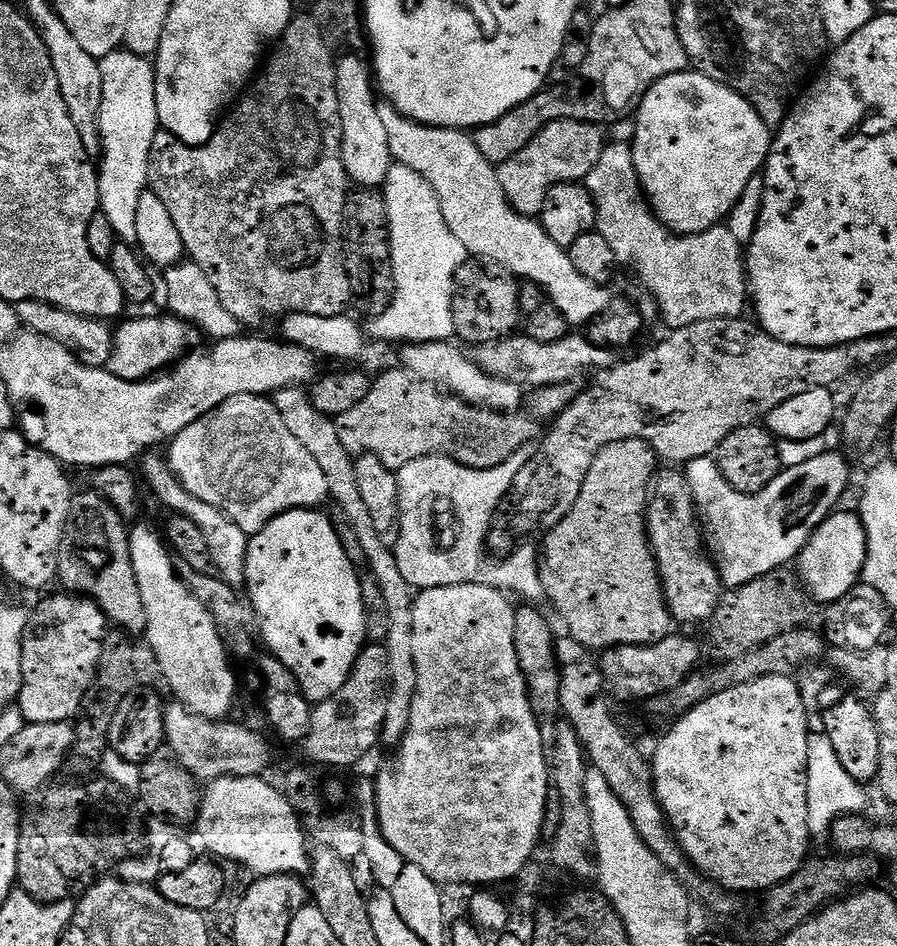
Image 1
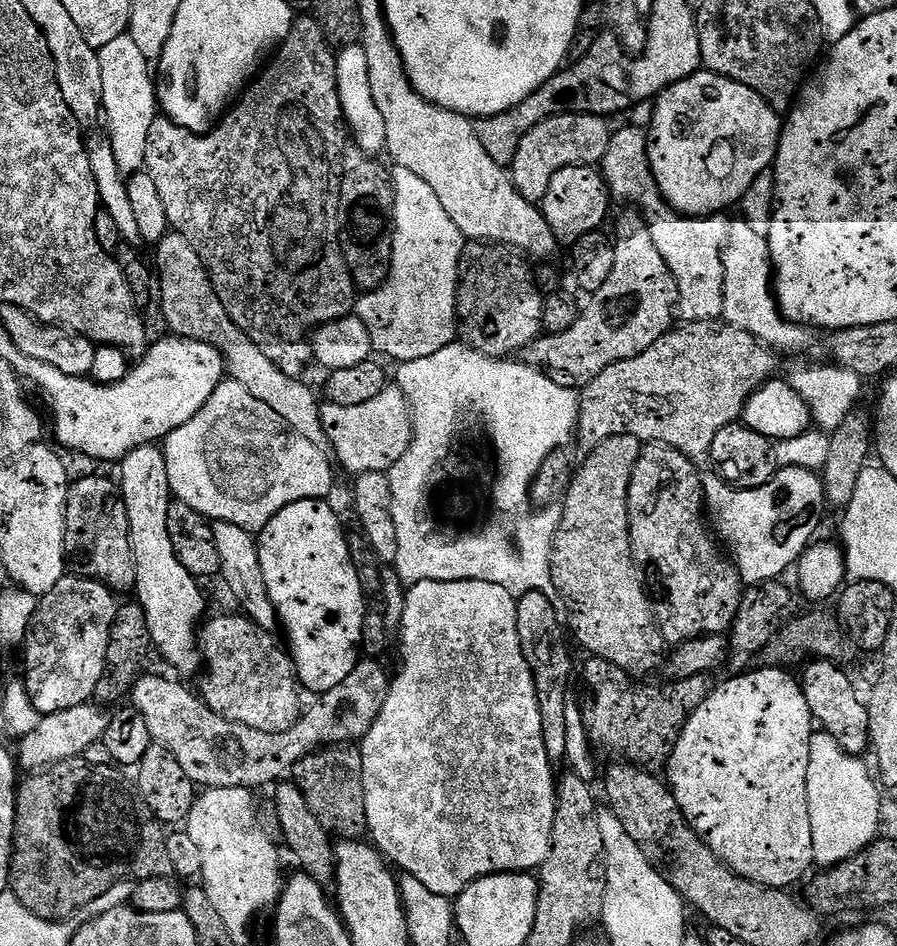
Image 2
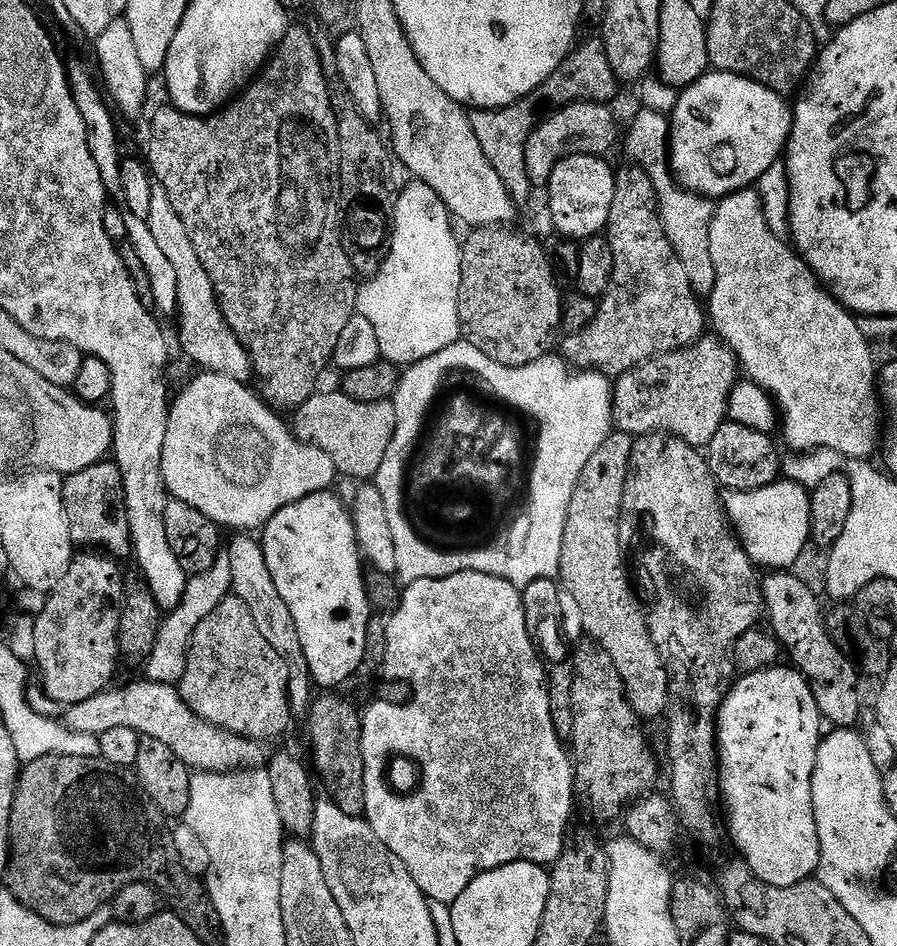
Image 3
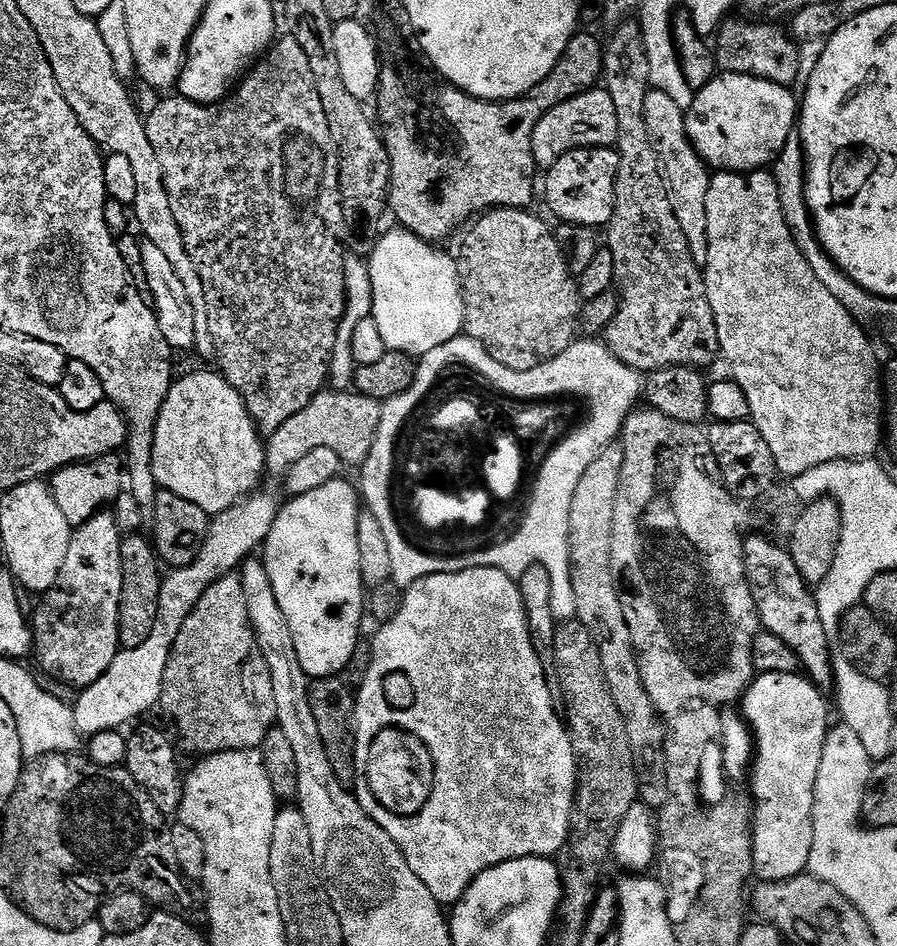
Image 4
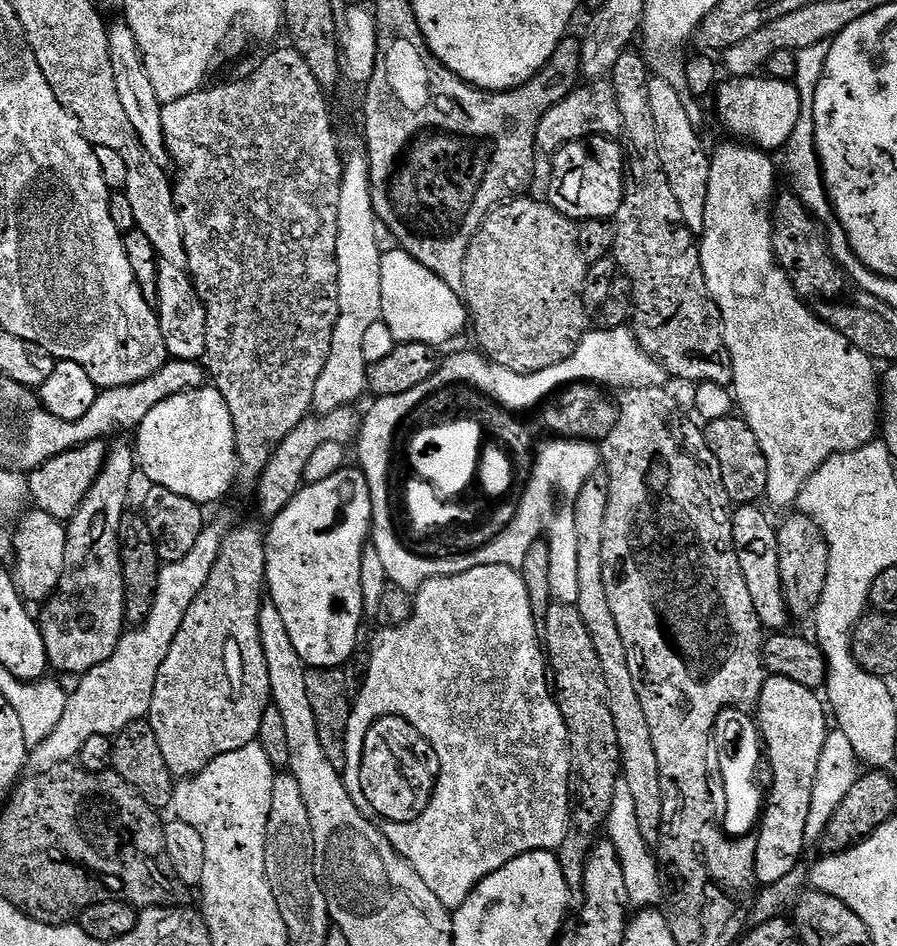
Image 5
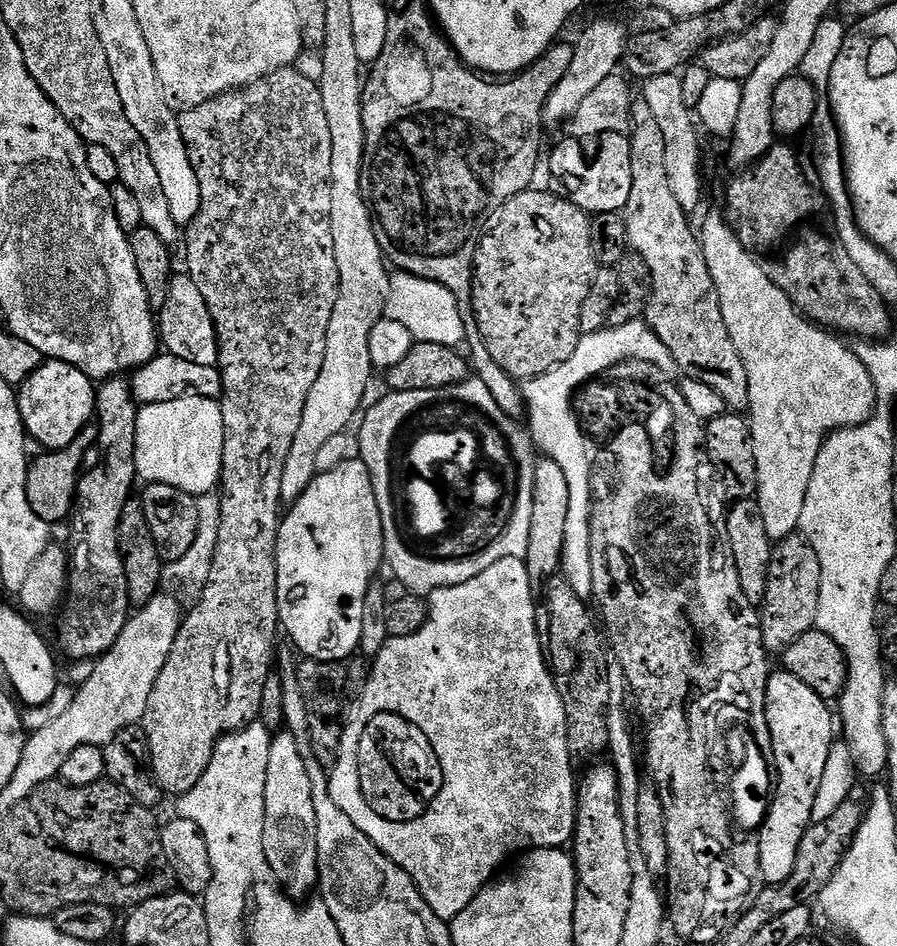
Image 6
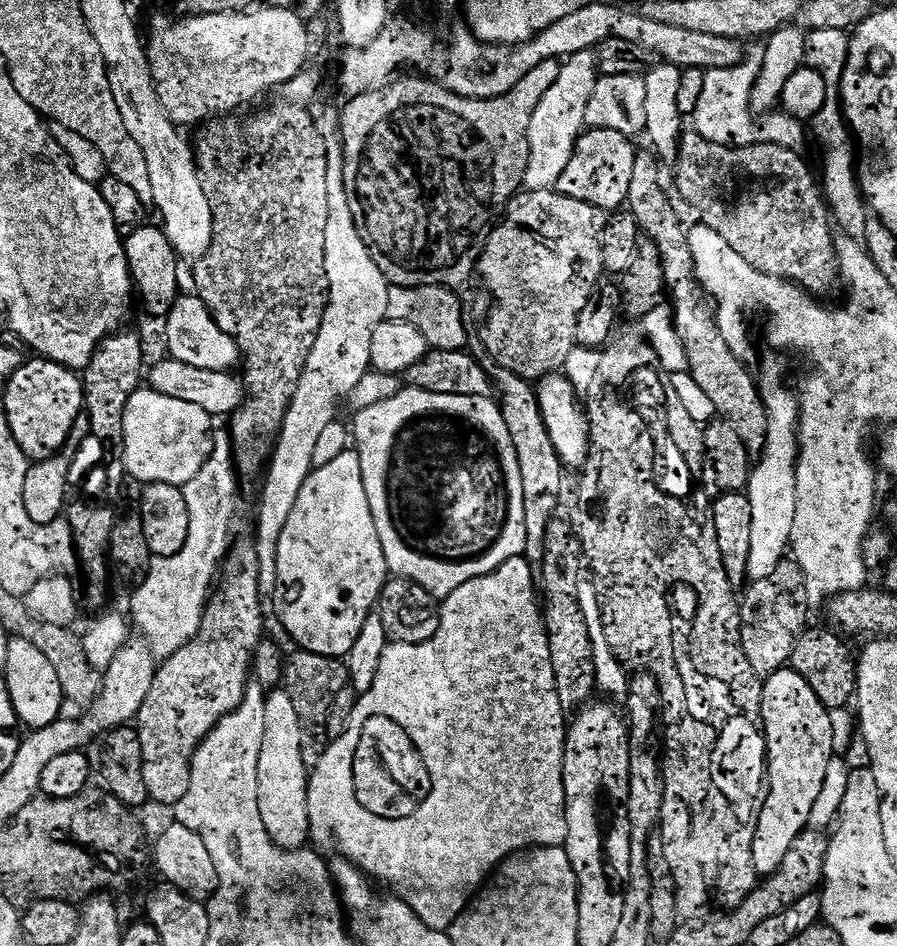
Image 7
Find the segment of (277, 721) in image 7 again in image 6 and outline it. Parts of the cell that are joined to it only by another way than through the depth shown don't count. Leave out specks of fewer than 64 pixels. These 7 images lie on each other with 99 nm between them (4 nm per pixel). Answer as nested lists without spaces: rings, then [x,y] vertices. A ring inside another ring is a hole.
[[[280,730],[273,735],[270,746],[270,762],[266,766],[266,818],[262,830],[262,850],[270,862],[270,870],[285,896],[300,902],[303,896],[311,897],[317,891],[320,871],[318,870],[318,818],[314,818],[314,796],[310,794],[310,778],[306,774],[304,756],[291,732]]]

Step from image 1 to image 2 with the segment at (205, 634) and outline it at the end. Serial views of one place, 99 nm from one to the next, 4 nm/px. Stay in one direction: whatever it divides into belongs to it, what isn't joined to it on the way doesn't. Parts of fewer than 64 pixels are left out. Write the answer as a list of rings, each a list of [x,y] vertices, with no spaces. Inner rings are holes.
[[[145,446],[136,448],[125,457],[119,465],[118,483],[128,511],[128,525],[132,535],[132,553],[136,559],[136,587],[134,596],[146,614],[146,622],[150,630],[152,648],[164,655],[164,660],[172,668],[181,672],[179,675],[192,676],[201,671],[202,657],[198,647],[198,629],[201,627],[200,615],[204,612],[204,596],[200,593],[197,577],[191,576],[178,562],[174,554],[174,546],[170,543],[170,530],[166,530],[166,514],[168,505],[173,499],[172,489],[168,487],[166,462],[164,453],[159,447]]]

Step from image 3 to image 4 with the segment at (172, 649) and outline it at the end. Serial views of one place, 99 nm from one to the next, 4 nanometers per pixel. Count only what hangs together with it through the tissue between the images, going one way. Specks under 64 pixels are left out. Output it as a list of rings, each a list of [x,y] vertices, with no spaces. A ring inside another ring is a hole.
[[[257,490],[245,496],[234,506],[222,510],[211,517],[208,533],[202,542],[202,550],[198,550],[198,558],[190,566],[171,569],[163,577],[158,598],[158,614],[154,622],[154,630],[150,630],[150,638],[142,642],[142,646],[134,646],[121,650],[114,662],[110,662],[110,670],[98,678],[89,688],[83,689],[76,697],[72,709],[76,731],[87,738],[99,732],[115,732],[123,729],[123,724],[131,720],[139,721],[153,707],[159,705],[166,666],[170,662],[170,654],[174,642],[178,638],[178,630],[182,630],[182,622],[190,618],[194,606],[218,582],[218,578],[233,575],[252,552],[261,547],[264,539],[270,534],[270,526],[274,526],[274,518],[280,513],[281,501],[276,501],[272,492]]]

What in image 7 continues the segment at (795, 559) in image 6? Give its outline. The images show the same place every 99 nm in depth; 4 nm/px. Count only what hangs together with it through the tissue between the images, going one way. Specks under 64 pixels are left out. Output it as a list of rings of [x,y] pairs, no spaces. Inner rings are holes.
[[[785,558],[765,580],[753,580],[740,605],[740,645],[761,678],[773,676],[791,661],[796,639],[809,627],[806,578],[795,559]]]

